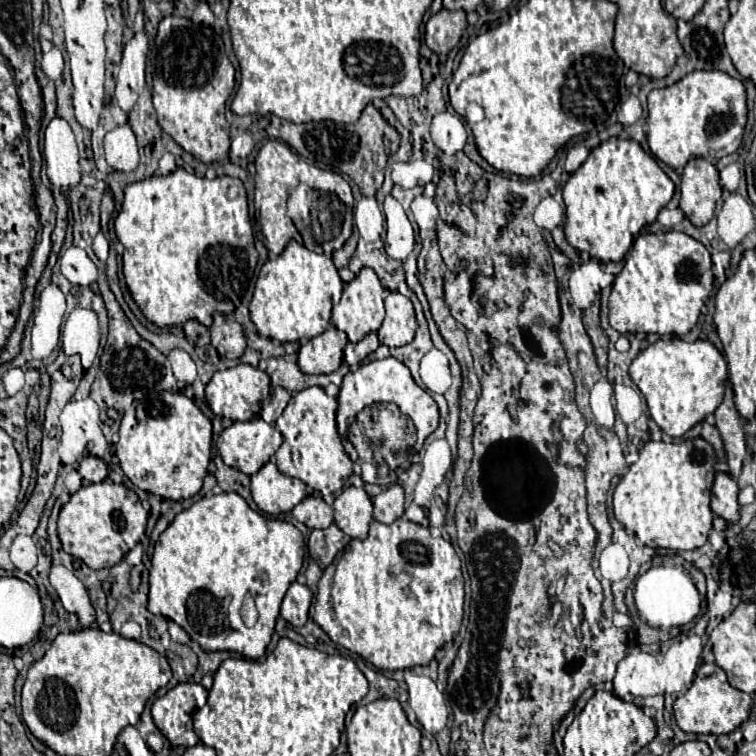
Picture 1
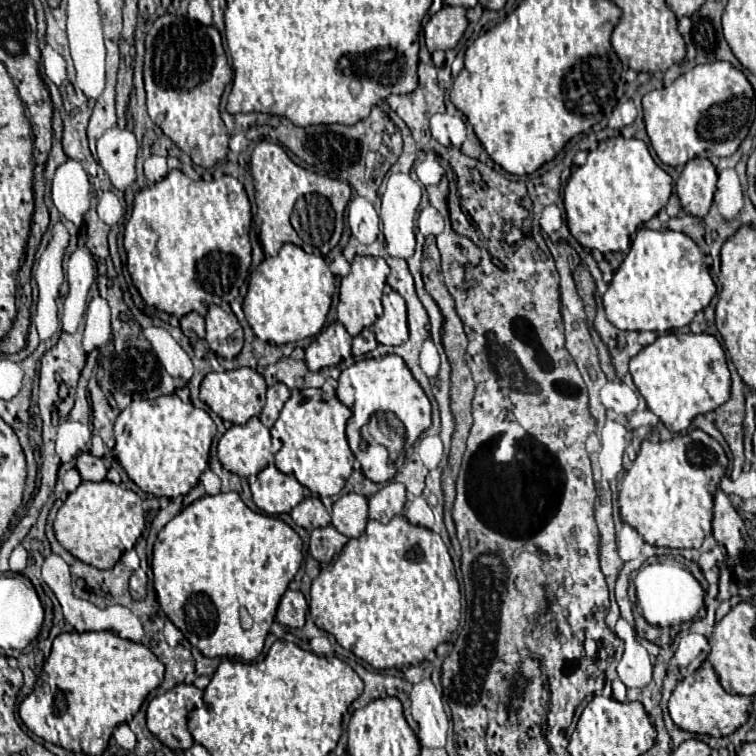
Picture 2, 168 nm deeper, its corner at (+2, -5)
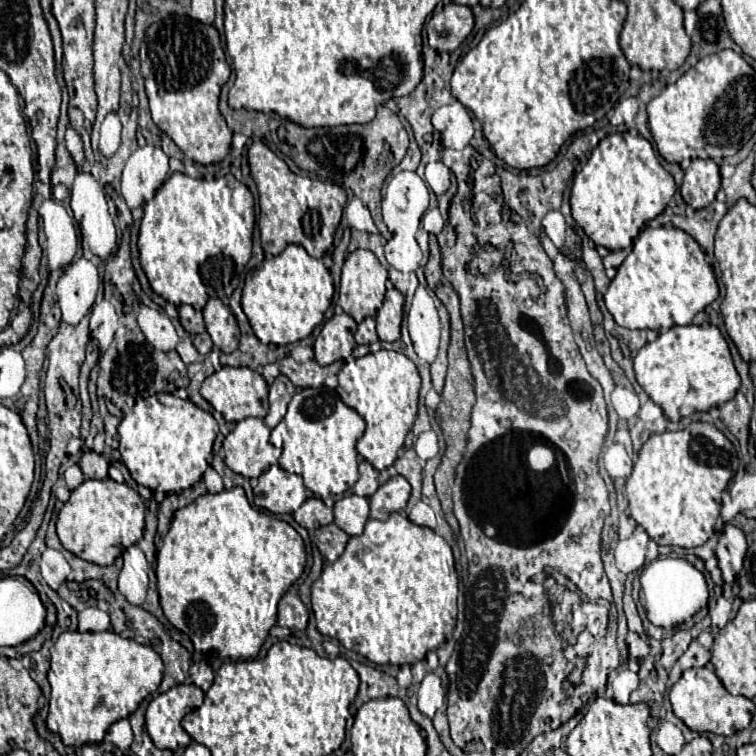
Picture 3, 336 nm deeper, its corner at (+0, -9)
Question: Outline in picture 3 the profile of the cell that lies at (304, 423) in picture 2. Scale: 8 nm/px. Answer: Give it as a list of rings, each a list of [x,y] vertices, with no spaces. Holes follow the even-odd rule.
[[[309,387],[293,395],[287,415],[271,431],[273,440],[270,440],[270,443],[283,451],[279,457],[279,465],[289,473],[301,475],[305,487],[325,499],[331,495],[343,495],[359,479],[355,445],[363,431],[363,417],[355,409],[347,407],[339,399],[335,389]]]

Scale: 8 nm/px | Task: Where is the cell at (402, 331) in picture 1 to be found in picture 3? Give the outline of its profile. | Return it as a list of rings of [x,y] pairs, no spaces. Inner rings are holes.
[[[395,287],[387,289],[383,307],[377,311],[377,335],[381,341],[397,341],[401,337],[401,319],[403,319],[403,295]]]

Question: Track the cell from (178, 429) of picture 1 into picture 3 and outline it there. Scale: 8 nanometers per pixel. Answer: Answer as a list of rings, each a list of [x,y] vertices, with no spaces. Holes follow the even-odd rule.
[[[157,393],[155,397],[137,401],[133,411],[119,423],[121,461],[139,485],[151,491],[181,493],[195,485],[209,467],[217,431],[217,421],[209,411],[199,409],[191,401],[177,399],[171,393]]]

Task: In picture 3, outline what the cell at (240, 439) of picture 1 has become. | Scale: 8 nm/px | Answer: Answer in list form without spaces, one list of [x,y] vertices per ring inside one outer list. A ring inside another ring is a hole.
[[[249,417],[237,423],[237,427],[225,437],[223,451],[225,451],[225,465],[233,469],[235,473],[249,479],[259,477],[267,467],[277,464],[282,453],[281,449],[269,443],[269,427],[261,419],[255,419],[255,417]]]

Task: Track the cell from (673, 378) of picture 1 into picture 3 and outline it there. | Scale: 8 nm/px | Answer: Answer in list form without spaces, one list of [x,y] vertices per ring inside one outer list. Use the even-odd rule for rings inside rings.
[[[675,325],[659,333],[655,341],[641,347],[635,355],[635,373],[643,391],[671,421],[727,403],[735,397],[741,383],[729,345],[715,325]]]

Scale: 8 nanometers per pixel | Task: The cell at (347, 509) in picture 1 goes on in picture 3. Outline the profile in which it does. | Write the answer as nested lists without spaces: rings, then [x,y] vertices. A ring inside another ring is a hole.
[[[347,495],[335,503],[335,525],[347,535],[361,535],[369,519],[369,501],[367,497]]]

